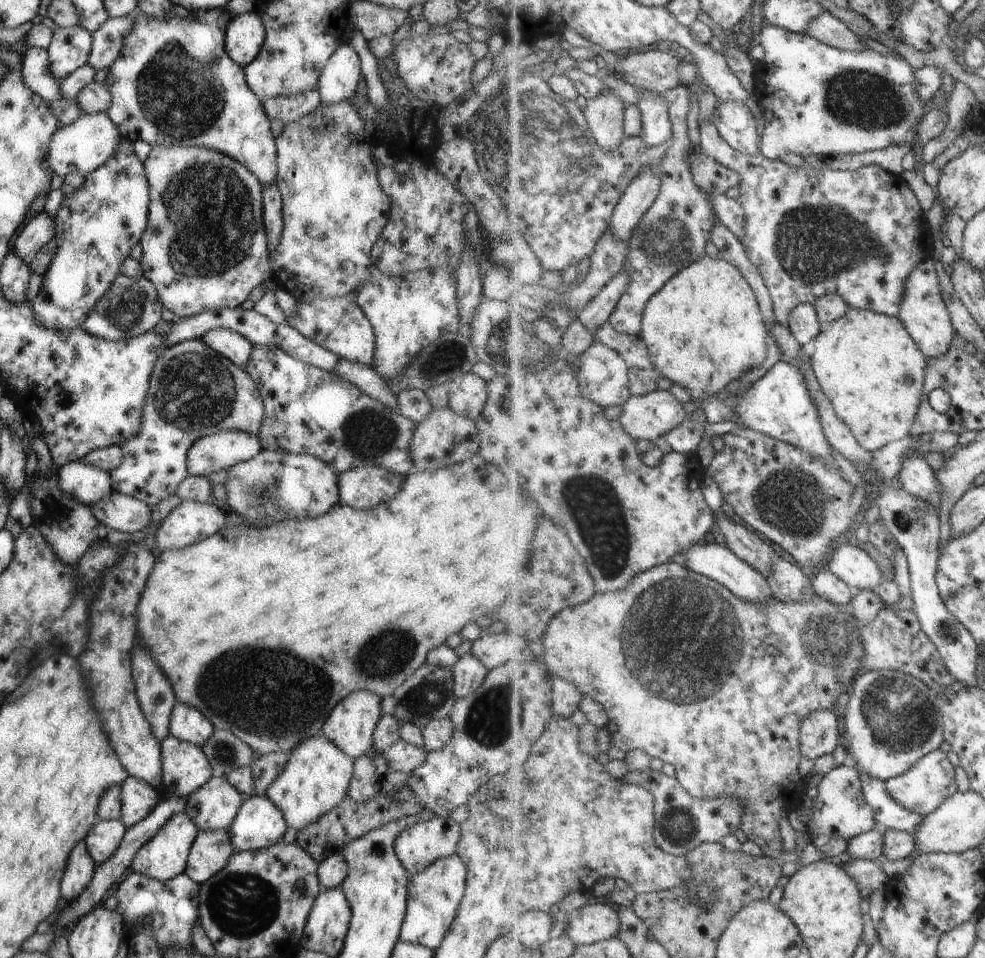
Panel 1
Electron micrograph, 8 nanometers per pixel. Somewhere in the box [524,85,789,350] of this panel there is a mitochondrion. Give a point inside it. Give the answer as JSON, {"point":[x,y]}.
{"point":[670,239]}

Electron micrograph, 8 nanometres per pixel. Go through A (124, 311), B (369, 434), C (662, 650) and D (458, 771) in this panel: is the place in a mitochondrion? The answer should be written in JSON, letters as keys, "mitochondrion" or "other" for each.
{"A":"mitochondrion","B":"mitochondrion","C":"mitochondrion","D":"other"}

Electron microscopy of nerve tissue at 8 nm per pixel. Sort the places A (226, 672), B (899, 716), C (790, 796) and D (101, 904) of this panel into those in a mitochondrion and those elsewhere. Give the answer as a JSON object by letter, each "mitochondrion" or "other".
{"A":"mitochondrion","B":"mitochondrion","C":"other","D":"other"}

